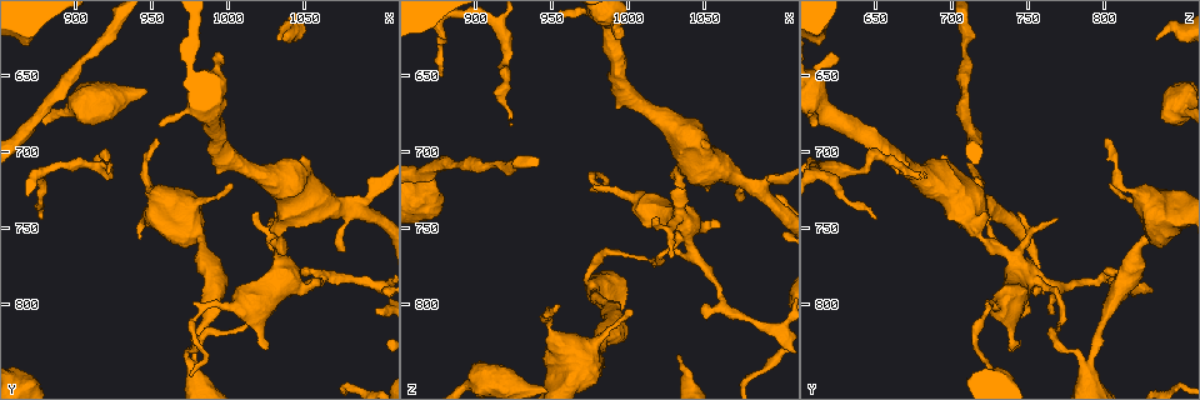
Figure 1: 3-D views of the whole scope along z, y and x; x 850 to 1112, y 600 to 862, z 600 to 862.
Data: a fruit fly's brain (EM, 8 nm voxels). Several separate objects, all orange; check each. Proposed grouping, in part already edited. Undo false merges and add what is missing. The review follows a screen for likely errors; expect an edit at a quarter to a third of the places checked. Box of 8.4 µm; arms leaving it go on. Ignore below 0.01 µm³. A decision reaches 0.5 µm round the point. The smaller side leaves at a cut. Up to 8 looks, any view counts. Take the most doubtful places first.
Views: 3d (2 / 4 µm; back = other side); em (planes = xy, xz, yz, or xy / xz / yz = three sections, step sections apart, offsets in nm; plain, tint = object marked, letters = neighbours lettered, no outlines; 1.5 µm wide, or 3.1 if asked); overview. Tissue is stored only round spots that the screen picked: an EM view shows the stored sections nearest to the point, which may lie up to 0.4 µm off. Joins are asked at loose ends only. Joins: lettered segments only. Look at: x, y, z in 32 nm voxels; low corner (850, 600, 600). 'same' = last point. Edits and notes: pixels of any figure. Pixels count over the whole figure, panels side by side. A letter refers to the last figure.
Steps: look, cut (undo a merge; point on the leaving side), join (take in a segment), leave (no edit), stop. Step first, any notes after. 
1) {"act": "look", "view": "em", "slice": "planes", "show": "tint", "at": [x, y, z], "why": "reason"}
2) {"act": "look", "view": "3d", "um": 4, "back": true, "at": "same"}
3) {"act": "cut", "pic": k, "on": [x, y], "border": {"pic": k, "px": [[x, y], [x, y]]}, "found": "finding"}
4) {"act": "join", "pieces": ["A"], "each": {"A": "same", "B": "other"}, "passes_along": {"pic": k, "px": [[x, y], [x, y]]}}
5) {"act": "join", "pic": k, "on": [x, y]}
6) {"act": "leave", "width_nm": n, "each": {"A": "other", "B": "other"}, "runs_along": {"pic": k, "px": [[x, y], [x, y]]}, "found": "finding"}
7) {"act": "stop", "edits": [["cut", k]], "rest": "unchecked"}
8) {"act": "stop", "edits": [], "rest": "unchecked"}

{"act": "look", "view": "3d", "um": 2, "at": [920, 718, 678], "why": "tapers out"}

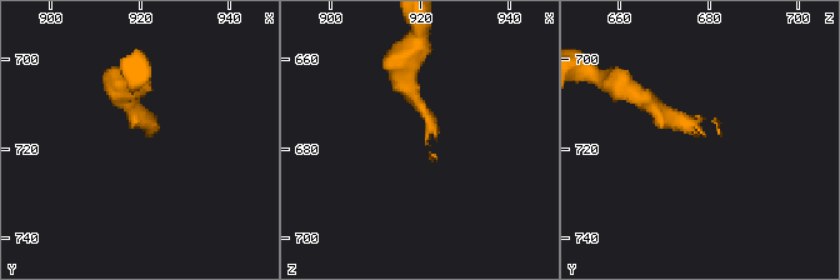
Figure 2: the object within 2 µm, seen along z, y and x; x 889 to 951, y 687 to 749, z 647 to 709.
{"act": "look", "view": "em", "um": 3.1, "slice": "yz", "step": 8, "show": "tint", "at": [922, 716, 678]}

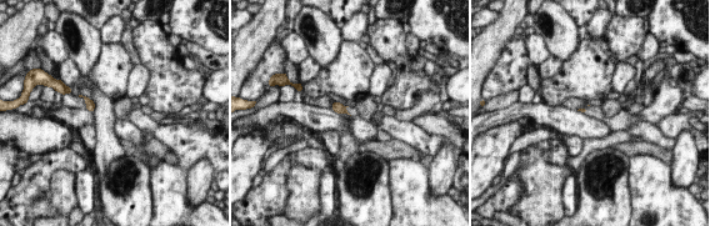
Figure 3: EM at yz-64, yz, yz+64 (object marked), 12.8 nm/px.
{"act": "look", "view": "em", "um": 3.1, "slice": "planes", "show": "letters", "at": "same", "why": "another direction"}

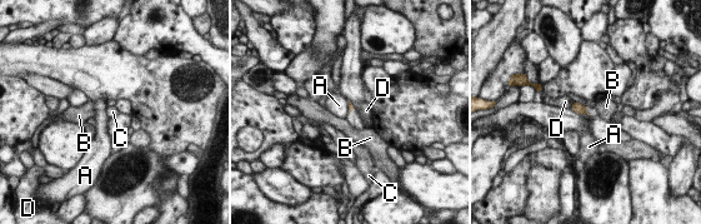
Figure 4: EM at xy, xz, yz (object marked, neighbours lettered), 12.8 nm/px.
{"act": "join", "pieces": ["C"], "each": {"A": "other", "B": "other", "C": "same", "D": "other"}, "found": "it goes on there"}

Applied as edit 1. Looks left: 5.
{"act": "look", "view": "3d", "um": 2, "at": [994, 640, 628], "why": "branch stops here"}

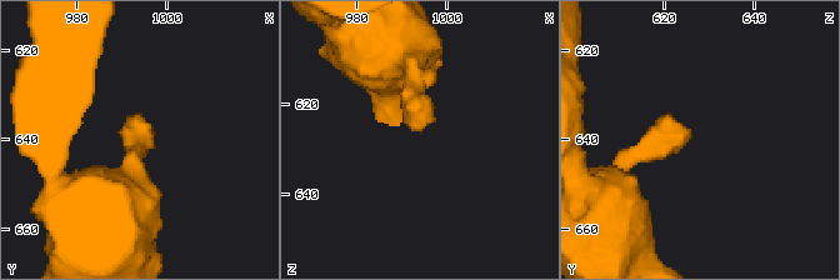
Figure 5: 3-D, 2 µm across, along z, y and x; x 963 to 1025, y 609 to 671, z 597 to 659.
{"act": "look", "view": "em", "slice": "planes", "show": "tint", "at": [993, 638, 626], "why": "need the tissue"}

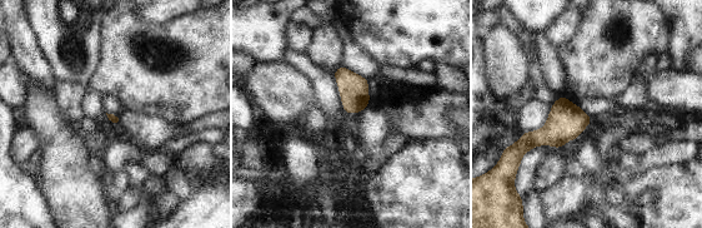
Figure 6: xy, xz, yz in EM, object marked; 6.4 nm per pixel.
{"act": "look", "view": "em", "slice": "planes", "show": "letters", "at": "same", "why": "what lies round it"}

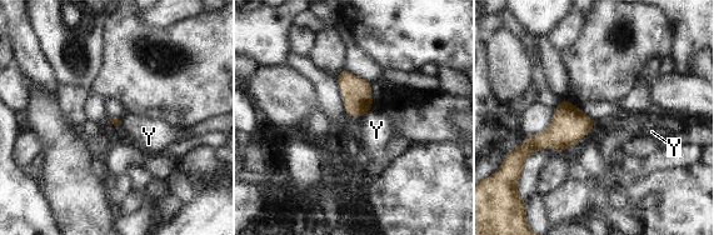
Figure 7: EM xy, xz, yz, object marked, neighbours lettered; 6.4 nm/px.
{"act": "leave", "each": {"Y": "other"}, "border": {"pic": 7, "px": [[123, 119], [120, 128]]}, "found": "none of them fits"}

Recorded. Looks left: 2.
{"act": "stop", "edits": [["join", 4]], "rest": "unchecked"}

